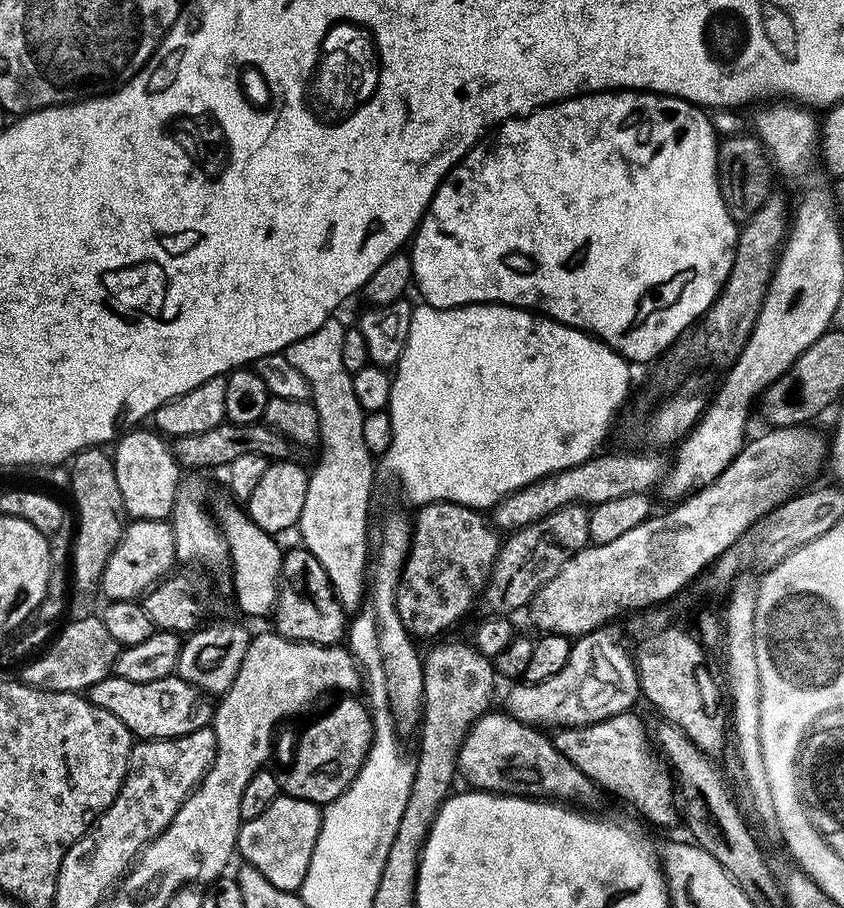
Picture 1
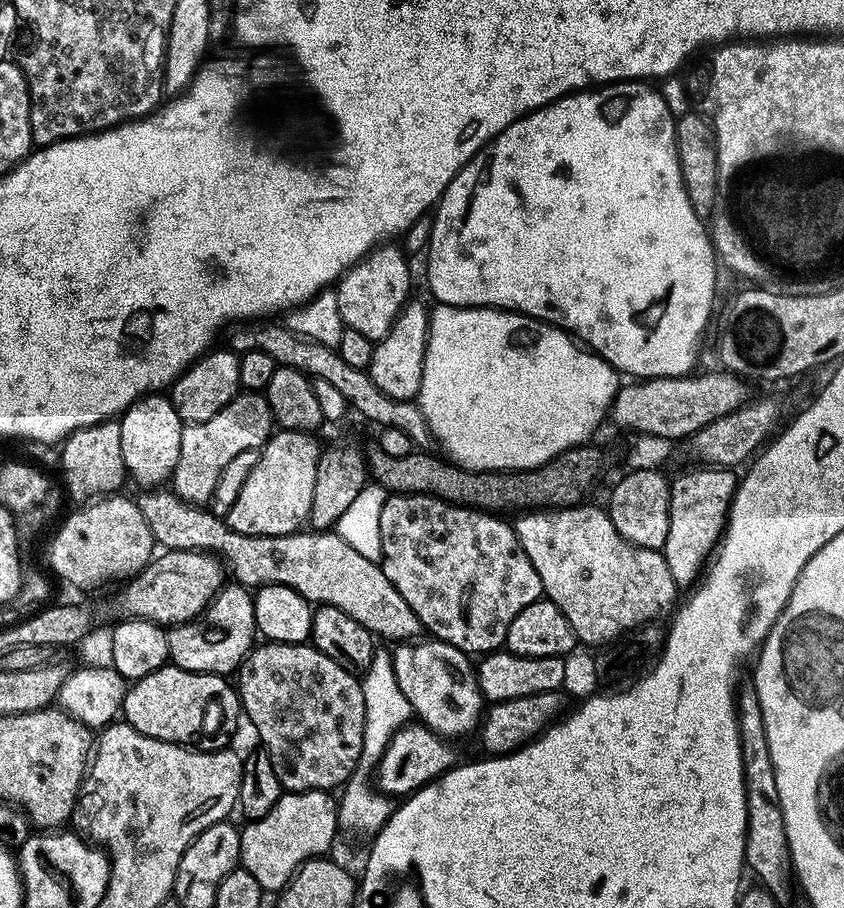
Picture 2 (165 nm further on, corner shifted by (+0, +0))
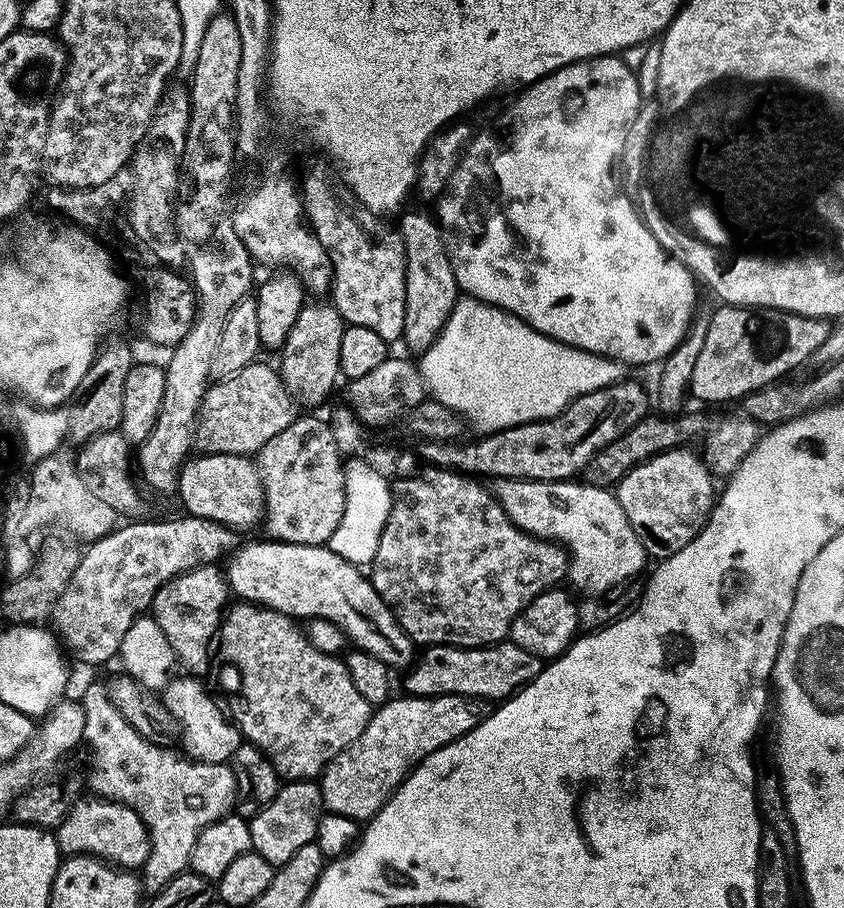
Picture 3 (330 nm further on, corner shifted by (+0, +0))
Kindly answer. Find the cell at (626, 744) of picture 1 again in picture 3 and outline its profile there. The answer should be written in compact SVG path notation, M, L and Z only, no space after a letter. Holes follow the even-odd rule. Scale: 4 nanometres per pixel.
M405 695L404 700L399 700L399 698L393 698L388 701L387 704L377 707L375 709L373 718L370 723L366 726L366 730L362 734L362 738L358 738L358 742L352 748L348 748L346 751L340 755L339 758L332 761L331 764L327 765L323 769L324 780L322 779L322 789L323 789L323 798L324 798L324 807L329 813L334 815L342 815L350 817L350 819L357 822L368 822L371 821L372 817L377 816L384 807L389 804L392 800L392 797L396 795L397 790L408 781L408 777L416 771L420 765L430 759L434 754L438 754L440 750L446 746L450 746L454 742L458 742L466 734L470 734L475 730L481 722L484 721L486 715L486 704L483 700L475 700L473 696L409 696Z

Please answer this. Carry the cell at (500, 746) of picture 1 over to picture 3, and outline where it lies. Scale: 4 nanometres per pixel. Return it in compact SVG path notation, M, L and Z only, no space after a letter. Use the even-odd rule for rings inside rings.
M265 541L238 546L229 555L226 579L233 595L240 594L241 601L272 611L295 612L315 608L319 619L334 622L359 651L377 656L389 669L406 670L415 663L418 650L413 639L397 621L392 608L374 590L371 579L365 573L363 575L357 565L346 562L327 546Z

